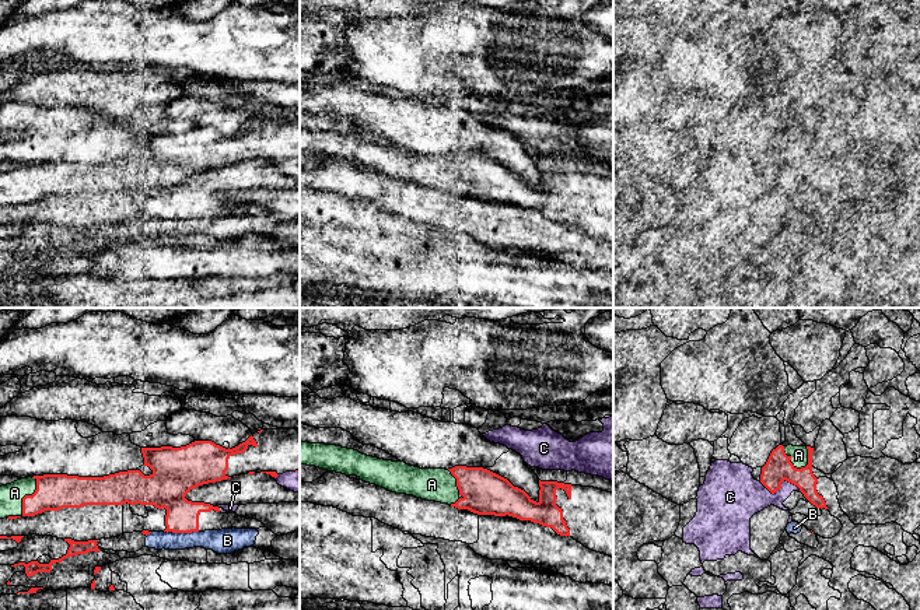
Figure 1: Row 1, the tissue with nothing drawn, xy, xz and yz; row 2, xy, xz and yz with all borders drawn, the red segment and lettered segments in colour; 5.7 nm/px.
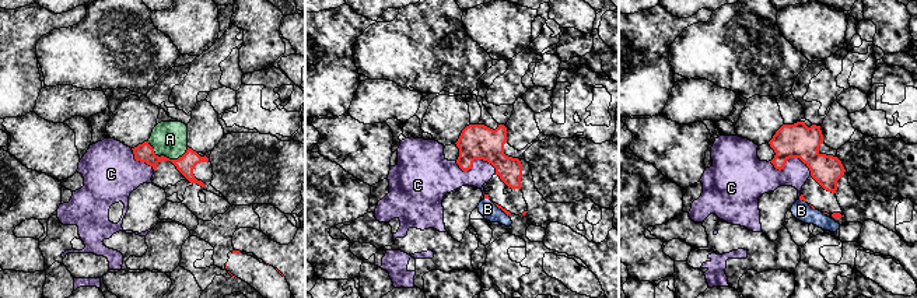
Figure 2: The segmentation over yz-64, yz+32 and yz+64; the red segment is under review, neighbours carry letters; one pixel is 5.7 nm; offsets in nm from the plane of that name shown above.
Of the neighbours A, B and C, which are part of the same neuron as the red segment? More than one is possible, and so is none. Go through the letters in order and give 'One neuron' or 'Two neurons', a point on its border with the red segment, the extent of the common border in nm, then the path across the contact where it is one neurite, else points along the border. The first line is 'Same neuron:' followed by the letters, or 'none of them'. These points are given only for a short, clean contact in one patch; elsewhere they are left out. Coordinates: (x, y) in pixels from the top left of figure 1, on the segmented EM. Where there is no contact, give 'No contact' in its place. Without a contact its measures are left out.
Same neuron: A
A: One neuron. Touches red at xy (23, 501). Shared border 280 nm
B: Two neurons. Touches red at xy (181, 532). Shared border 200 nm
C: Two neurons. Touches red at yz (780, 486). Shared border 260 nm

